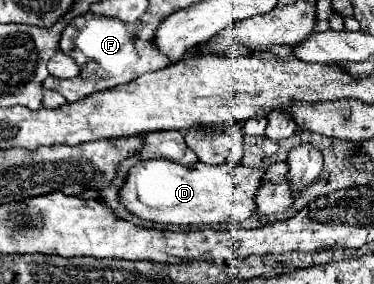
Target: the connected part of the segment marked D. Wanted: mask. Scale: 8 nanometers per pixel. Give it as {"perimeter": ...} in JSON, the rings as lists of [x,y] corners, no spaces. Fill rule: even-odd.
{"perimeter":[[[170,160],[138,162],[126,184],[120,190],[120,202],[136,216],[160,224],[176,226],[210,226],[244,222],[254,214],[254,194],[262,184],[264,170],[242,164],[208,166],[196,162],[192,168],[180,166]]]}

